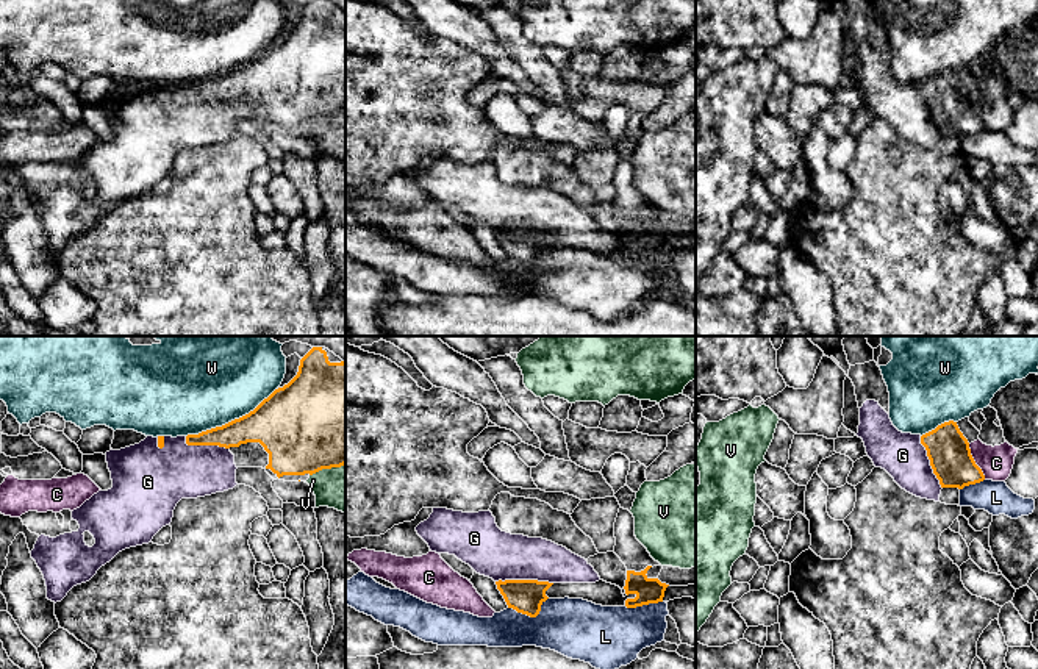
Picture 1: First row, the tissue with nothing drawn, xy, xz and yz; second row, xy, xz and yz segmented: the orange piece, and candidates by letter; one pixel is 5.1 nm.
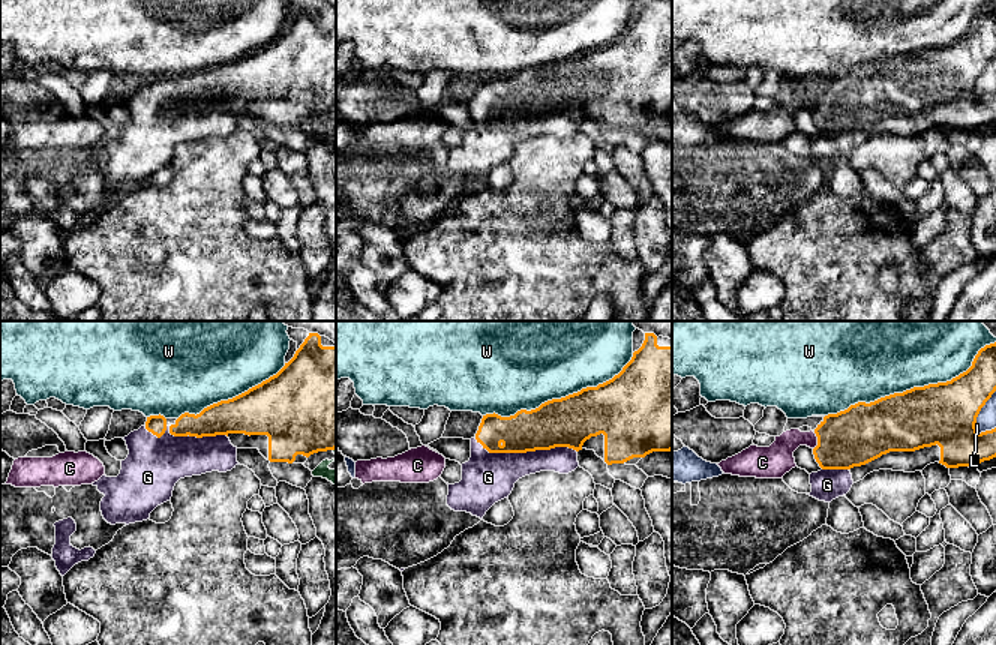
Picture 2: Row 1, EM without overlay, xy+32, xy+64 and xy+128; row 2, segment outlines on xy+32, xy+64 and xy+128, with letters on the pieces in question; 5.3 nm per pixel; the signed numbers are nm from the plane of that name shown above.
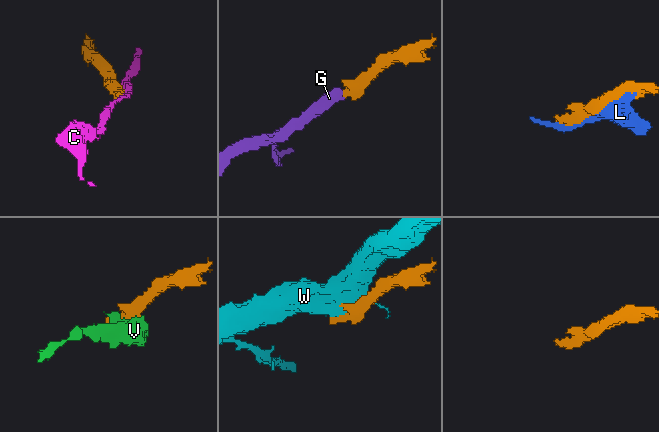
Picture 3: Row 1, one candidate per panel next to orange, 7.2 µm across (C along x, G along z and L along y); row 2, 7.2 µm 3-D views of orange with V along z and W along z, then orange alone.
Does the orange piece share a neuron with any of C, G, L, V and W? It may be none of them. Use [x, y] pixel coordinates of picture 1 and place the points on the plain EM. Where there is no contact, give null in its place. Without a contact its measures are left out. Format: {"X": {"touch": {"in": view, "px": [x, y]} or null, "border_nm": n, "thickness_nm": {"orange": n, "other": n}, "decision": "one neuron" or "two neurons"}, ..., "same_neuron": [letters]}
{"C": {"touch": {"in": "yz", "px": [974, 111]}, "border_nm": 200, "thickness_nm": {"orange": 220, "other": 170}, "decision": "two neurons"}, "G": {"touch": {"in": "xz", "px": [524, 230]}, "border_nm": 300, "thickness_nm": {"orange": 180, "other": 260}, "decision": "one neuron"}, "L": {"touch": {"in": "xz", "px": [530, 266]}, "border_nm": 220, "thickness_nm": {"orange": 180, "other": 300}, "decision": "two neurons"}, "V": {"touch": {"in": "xy", "px": [327, 118]}, "border_nm": 200, "thickness_nm": {"orange": 500, "other": 220}, "decision": "two neurons"}, "W": {"touch": {"in": "xy", "px": [232, 71]}, "border_nm": 550, "thickness_nm": {"orange": 300, "other": 420}, "decision": "two neurons"}, "same_neuron": ["G"]}

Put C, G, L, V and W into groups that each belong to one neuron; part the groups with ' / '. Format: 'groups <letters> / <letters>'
groups C / G / L / V / W

